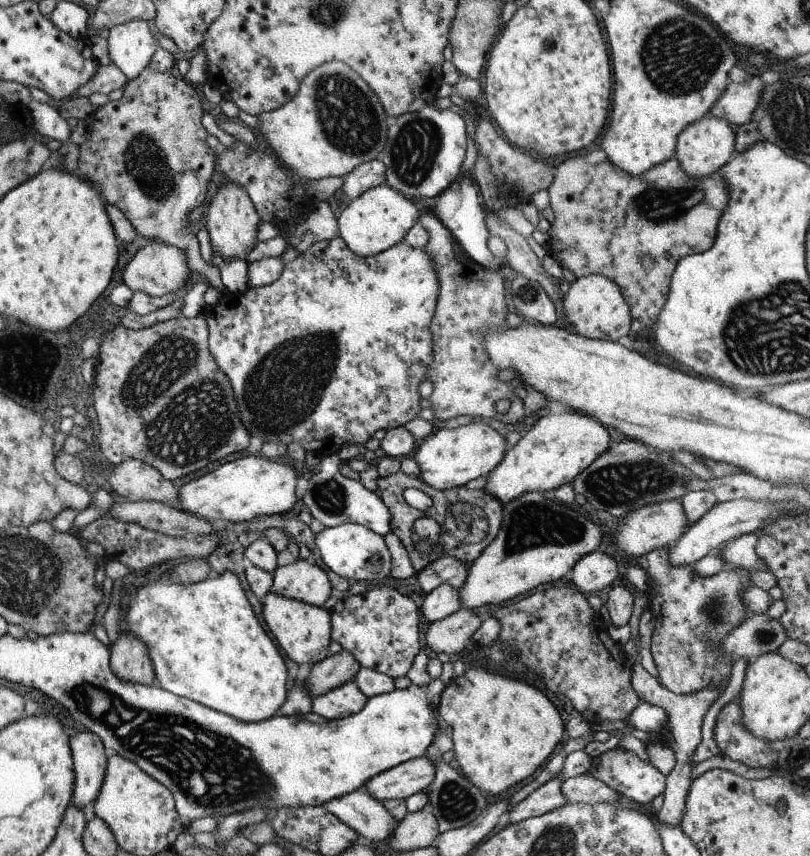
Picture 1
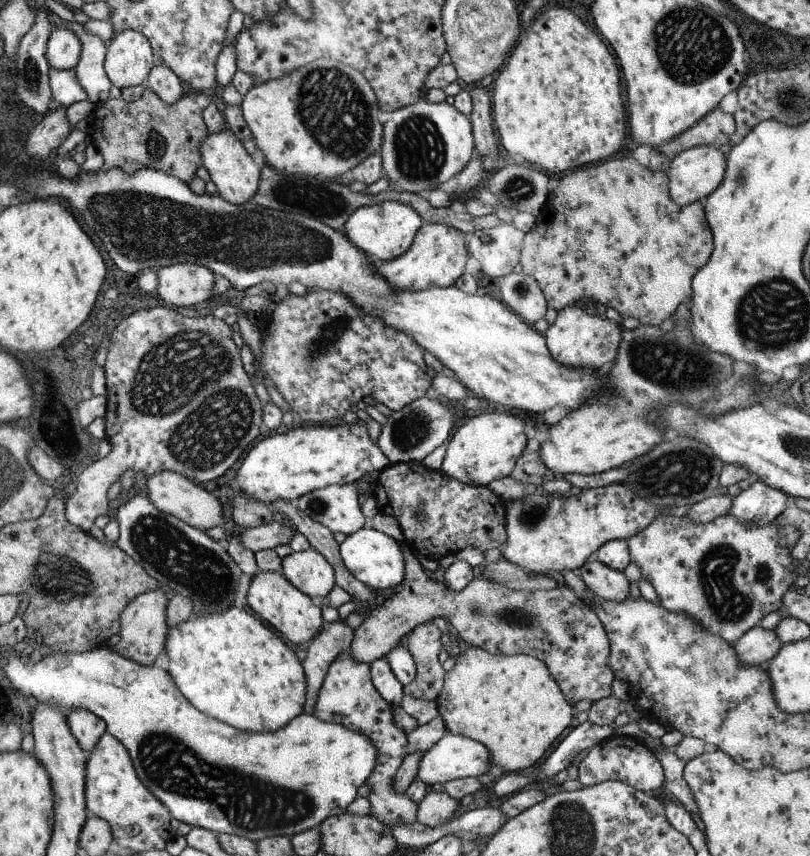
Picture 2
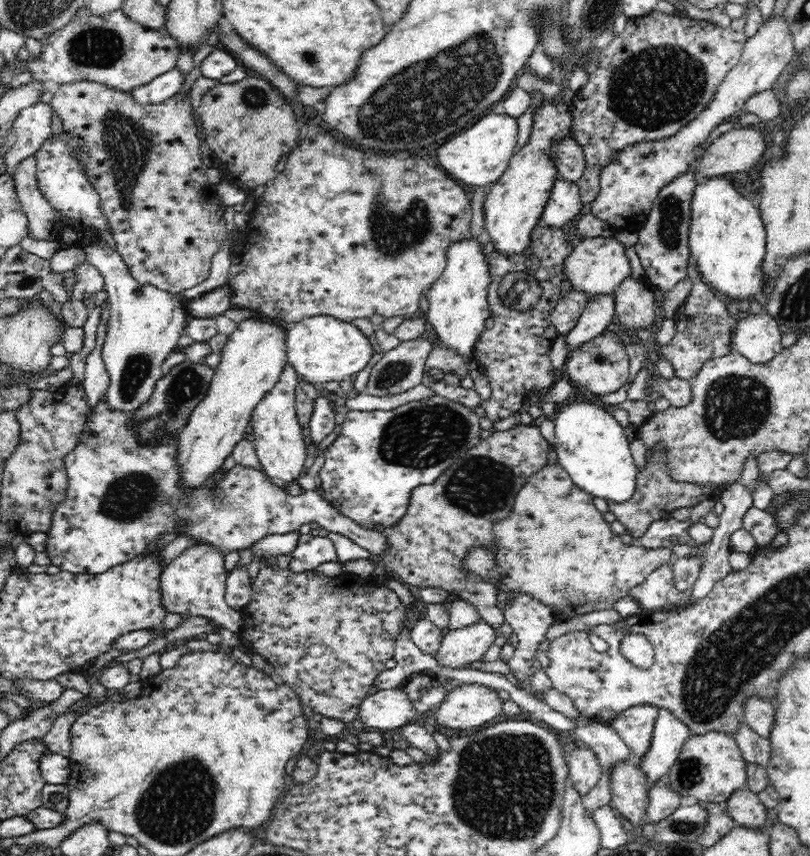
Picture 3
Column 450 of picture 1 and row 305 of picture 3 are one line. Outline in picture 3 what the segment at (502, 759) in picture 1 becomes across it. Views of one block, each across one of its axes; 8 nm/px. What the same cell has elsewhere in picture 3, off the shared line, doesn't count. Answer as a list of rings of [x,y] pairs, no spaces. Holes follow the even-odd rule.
[[[693,277],[687,300],[673,319],[676,333],[668,344],[660,345],[659,358],[666,358],[672,364],[676,377],[689,382],[701,370],[702,364],[735,351],[733,336],[738,320],[730,314],[726,302],[717,298],[700,278]]]

